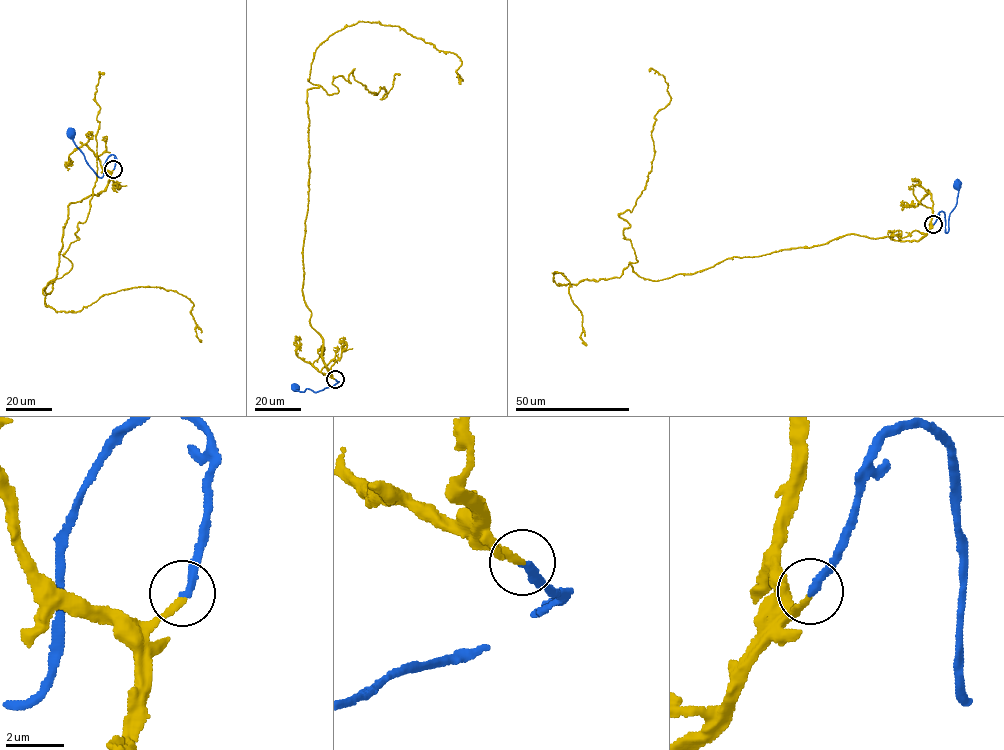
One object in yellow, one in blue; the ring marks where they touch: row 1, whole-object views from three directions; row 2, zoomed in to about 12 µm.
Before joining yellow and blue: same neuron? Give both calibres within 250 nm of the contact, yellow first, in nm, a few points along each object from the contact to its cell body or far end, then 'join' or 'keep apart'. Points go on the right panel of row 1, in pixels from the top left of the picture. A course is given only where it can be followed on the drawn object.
220/240 nm | yellow via (934, 224), (917, 241), (851, 234), (640, 277), (619, 216), (644, 189), (655, 116), (670, 100), (649, 71) | blue via (934, 224), (942, 211), (945, 231), (948, 231), (949, 215), (956, 205), (957, 185) | join

